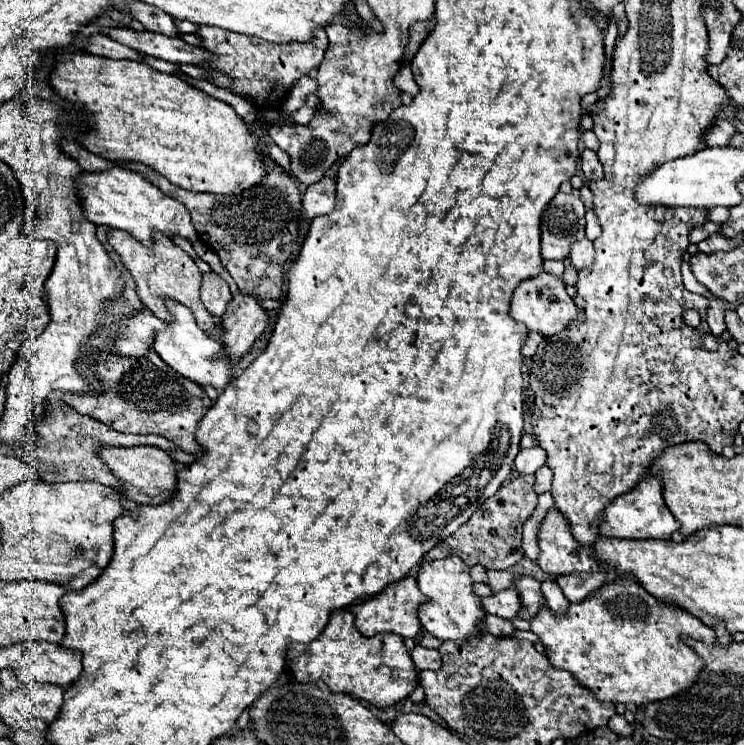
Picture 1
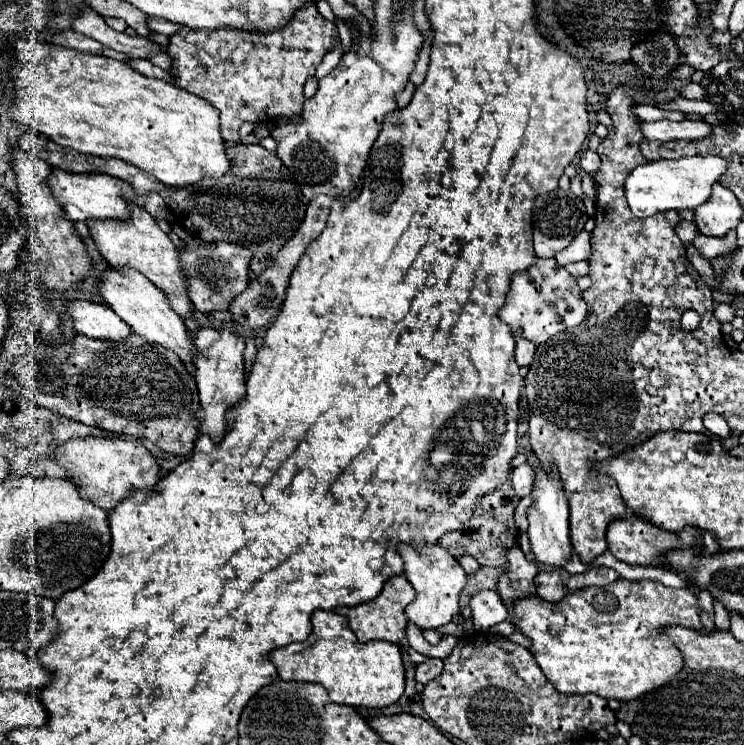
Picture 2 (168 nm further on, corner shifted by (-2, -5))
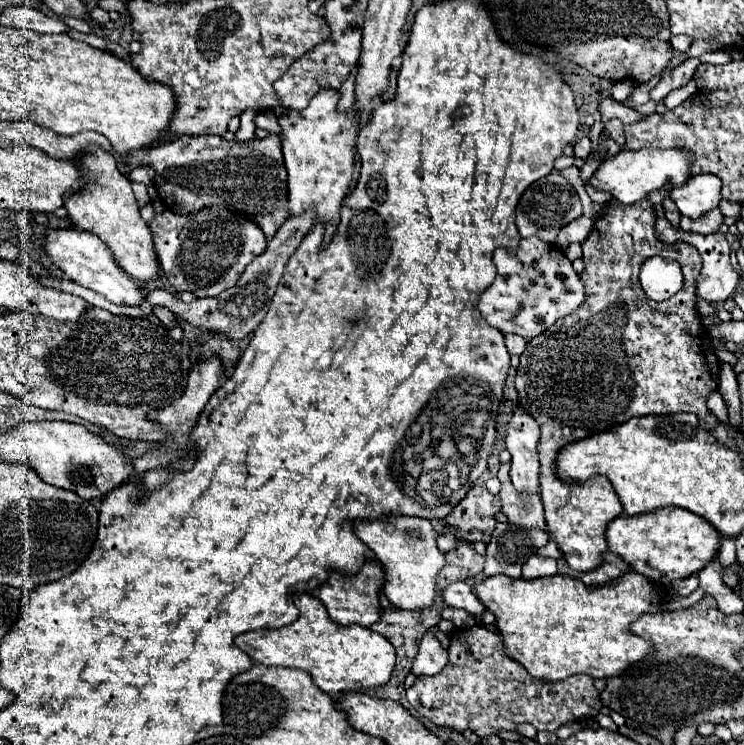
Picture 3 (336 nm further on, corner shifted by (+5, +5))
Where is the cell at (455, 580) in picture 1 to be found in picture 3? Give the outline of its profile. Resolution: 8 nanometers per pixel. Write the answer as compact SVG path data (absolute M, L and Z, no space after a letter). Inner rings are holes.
M381 515L381 519L355 519L355 535L375 553L385 569L383 595L401 609L425 609L435 603L435 579L445 565L445 555L437 549L437 533L429 519L405 515Z

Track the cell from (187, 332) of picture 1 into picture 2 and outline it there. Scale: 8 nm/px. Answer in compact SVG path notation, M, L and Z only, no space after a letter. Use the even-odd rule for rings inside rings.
M110 269L102 277L100 293L104 297L104 303L112 307L116 315L124 319L136 335L146 337L146 341L152 345L160 345L174 351L184 365L194 365L196 347L194 347L192 333L188 331L184 319L176 315L176 311L172 311L172 305L168 303L168 297L164 297L164 291L160 291L144 275L140 275L138 271L128 271L128 269L126 271Z

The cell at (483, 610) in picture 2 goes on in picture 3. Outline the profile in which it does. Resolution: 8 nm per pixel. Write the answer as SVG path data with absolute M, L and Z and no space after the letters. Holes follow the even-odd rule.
M455 581L453 585L445 587L441 593L443 601L447 607L455 607L455 609L465 609L471 615L481 615L485 611L483 603L477 601L473 587L465 581Z

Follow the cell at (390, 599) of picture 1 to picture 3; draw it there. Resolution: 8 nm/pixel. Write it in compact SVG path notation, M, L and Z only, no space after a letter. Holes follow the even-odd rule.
M365 559L359 573L341 575L337 571L331 571L327 581L319 585L317 589L313 589L311 593L325 603L327 613L335 623L341 623L341 625L357 623L363 627L371 627L373 623L379 621L379 599L377 597L379 597L379 591L383 589L383 577L385 577L383 567L373 559Z

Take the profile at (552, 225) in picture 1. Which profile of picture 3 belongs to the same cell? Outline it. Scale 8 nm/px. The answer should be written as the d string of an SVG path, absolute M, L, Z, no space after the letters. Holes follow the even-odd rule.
M551 171L547 177L535 181L519 199L517 205L517 229L521 237L537 235L545 243L555 243L561 227L571 223L581 215L581 201L577 191L559 175L559 171Z

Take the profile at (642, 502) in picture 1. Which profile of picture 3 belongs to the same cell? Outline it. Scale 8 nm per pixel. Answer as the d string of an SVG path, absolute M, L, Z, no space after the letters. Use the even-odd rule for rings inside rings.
M665 509L665 515L641 513L631 517L623 513L609 525L607 543L609 551L623 557L637 573L651 581L669 585L671 581L685 579L711 563L721 547L721 535L695 513L687 513L685 509Z

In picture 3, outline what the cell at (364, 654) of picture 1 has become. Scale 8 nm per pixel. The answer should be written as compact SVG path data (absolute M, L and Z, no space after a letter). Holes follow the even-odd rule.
M295 593L293 603L299 609L299 617L293 623L281 629L259 629L243 633L235 639L235 645L257 663L297 667L307 671L315 685L331 697L347 691L381 687L389 681L395 667L395 647L385 637L371 631L369 627L337 625L329 619L325 605L309 593Z

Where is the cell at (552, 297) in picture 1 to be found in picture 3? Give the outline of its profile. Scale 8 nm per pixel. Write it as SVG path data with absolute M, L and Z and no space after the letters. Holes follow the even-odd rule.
M539 237L521 239L515 253L495 249L493 263L497 277L481 293L477 309L483 319L501 333L515 333L533 339L547 331L557 319L571 315L585 301L585 285L567 255L557 245L545 245Z

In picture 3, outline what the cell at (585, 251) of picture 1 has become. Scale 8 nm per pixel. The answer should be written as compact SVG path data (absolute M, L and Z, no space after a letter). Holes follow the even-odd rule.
M581 215L577 217L575 221L567 223L561 231L559 231L559 237L557 237L557 245L567 249L569 243L575 243L575 241L585 241L585 237L589 237L593 229L593 219Z

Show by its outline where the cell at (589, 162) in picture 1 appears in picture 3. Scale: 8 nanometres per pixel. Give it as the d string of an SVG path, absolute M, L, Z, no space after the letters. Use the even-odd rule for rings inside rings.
M581 137L581 139L577 139L577 143L575 143L575 157L579 157L579 159L587 159L589 155L591 155L591 141L589 141L589 137Z

